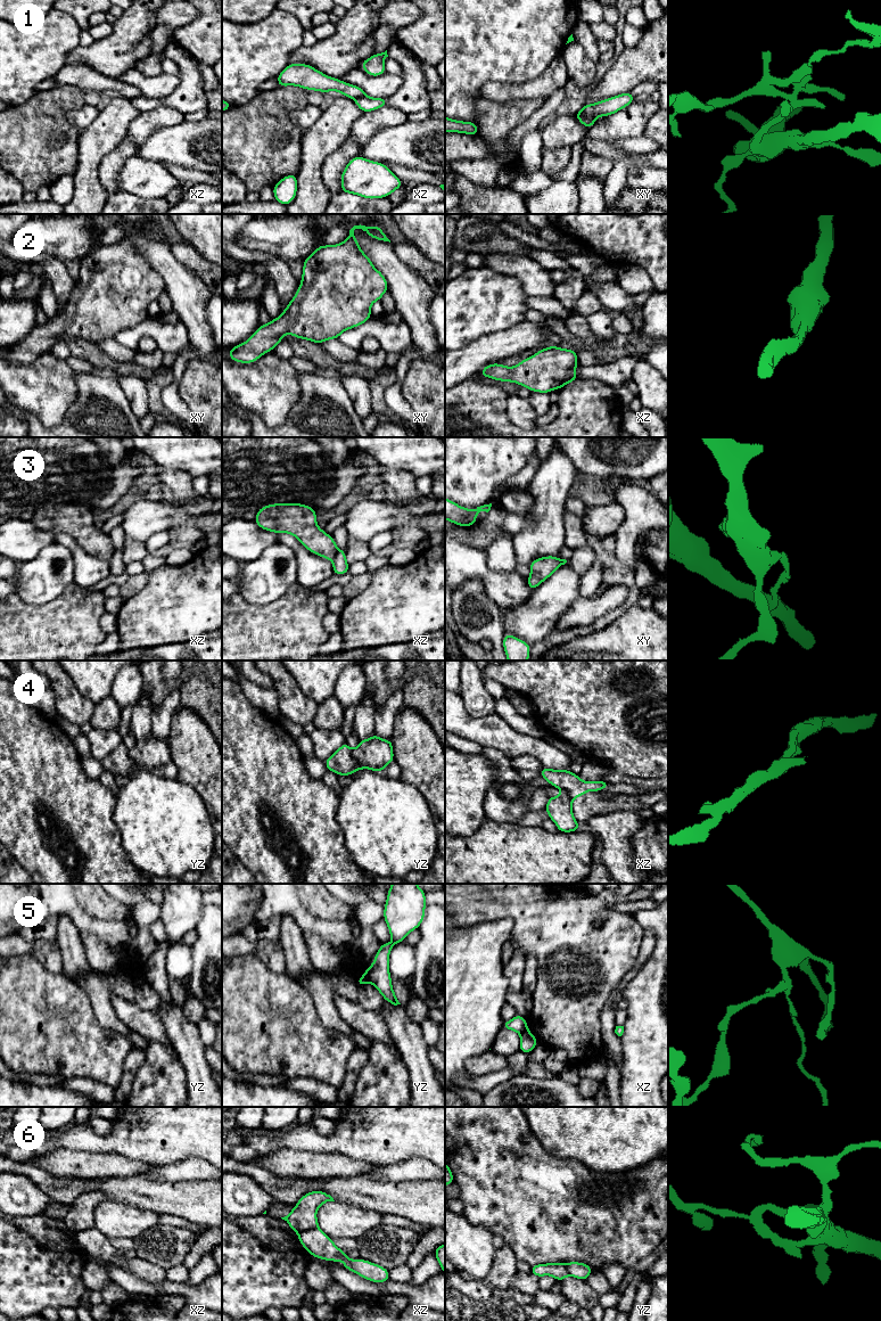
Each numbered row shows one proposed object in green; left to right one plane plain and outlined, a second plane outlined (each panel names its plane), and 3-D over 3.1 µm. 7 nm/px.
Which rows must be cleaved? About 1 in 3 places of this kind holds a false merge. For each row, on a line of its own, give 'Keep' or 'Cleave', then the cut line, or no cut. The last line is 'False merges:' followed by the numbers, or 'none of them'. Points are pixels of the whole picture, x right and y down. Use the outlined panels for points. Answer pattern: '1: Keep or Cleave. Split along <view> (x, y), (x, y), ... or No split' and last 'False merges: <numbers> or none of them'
1: Cleave. Split along xy (577, 113), (593, 121)
2: Keep. No split
3: Cleave. Split along xz (338, 549), (331, 559)
4: Cleave. Split along yz (351, 751), (355, 761), (355, 770)
5: Cleave. Split along yz (368, 967), (368, 978), (370, 981)
6: Cleave. Split along xz (318, 1227), (297, 1232)
False merges: 1, 3, 4, 5, 6

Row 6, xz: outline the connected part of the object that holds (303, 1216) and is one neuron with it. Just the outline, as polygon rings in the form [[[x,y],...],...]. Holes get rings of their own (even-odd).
[[[311,1191],[302,1196],[291,1212],[281,1219],[285,1220],[296,1233],[318,1229],[319,1222],[316,1219],[316,1212],[319,1207],[327,1201],[335,1200],[324,1191]]]

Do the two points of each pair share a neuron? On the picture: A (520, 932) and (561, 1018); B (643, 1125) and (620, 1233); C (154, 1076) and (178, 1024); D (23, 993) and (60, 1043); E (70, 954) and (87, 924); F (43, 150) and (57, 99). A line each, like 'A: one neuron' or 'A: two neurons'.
A: one neuron
B: two neurons
C: two neurons
D: one neuron
E: two neurons
F: one neuron

